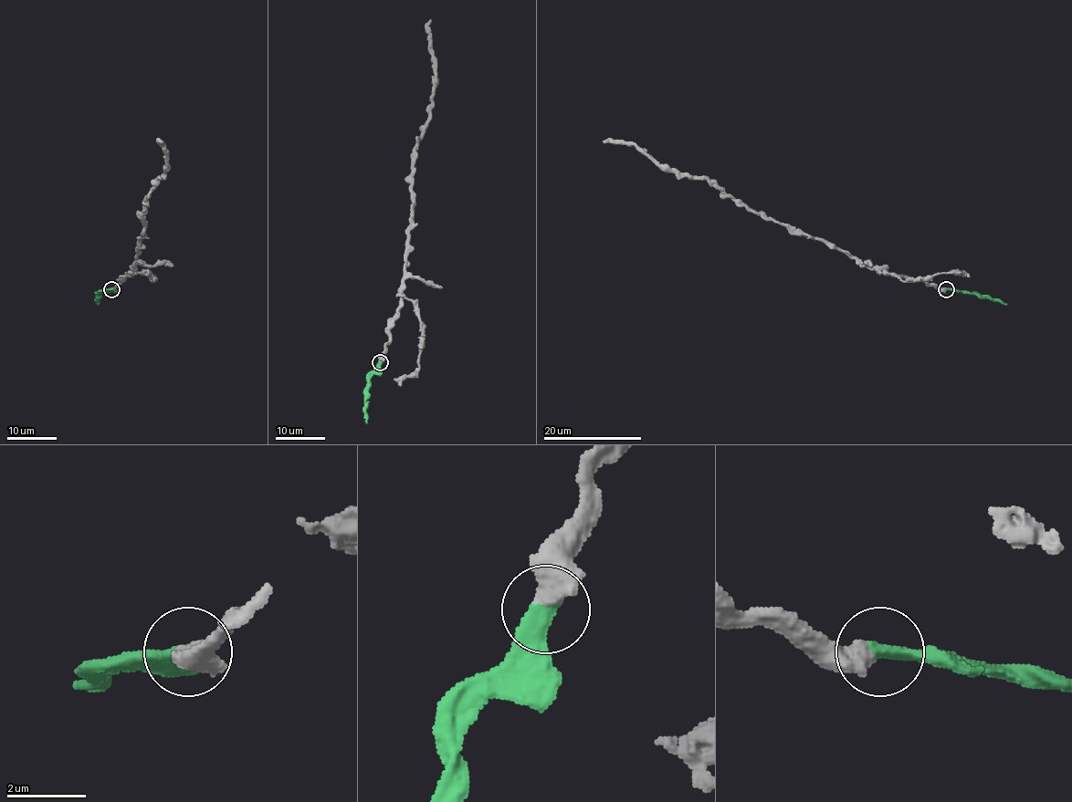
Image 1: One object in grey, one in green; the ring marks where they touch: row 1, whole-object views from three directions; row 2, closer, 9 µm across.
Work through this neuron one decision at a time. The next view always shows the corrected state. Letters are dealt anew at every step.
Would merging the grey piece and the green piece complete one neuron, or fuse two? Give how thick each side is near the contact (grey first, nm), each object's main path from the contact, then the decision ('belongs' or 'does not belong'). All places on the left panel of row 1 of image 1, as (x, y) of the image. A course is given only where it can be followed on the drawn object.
600/460 nm | grey via (112, 288), (134, 267), (139, 239), (142, 234), (144, 203), (165, 171), (166, 152), (160, 142), (162, 141) | green via (112, 288), (97, 296), (99, 303) | belongs

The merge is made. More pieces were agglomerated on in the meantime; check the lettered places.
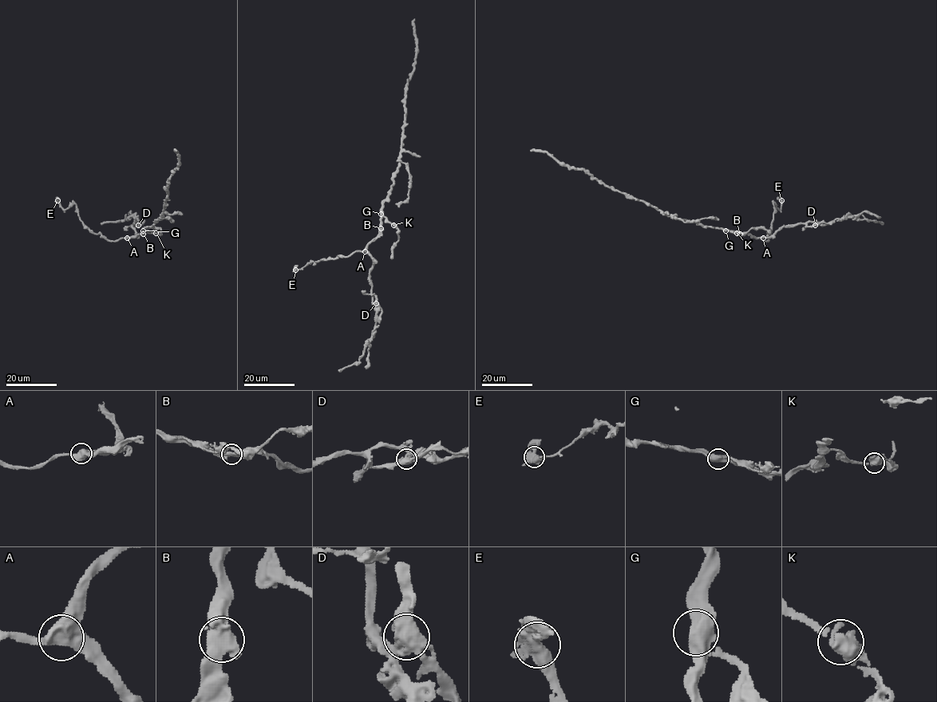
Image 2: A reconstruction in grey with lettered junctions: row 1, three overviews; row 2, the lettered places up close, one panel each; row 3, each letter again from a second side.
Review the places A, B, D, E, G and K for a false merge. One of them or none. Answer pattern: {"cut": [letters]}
{"cut": ["D"]}

